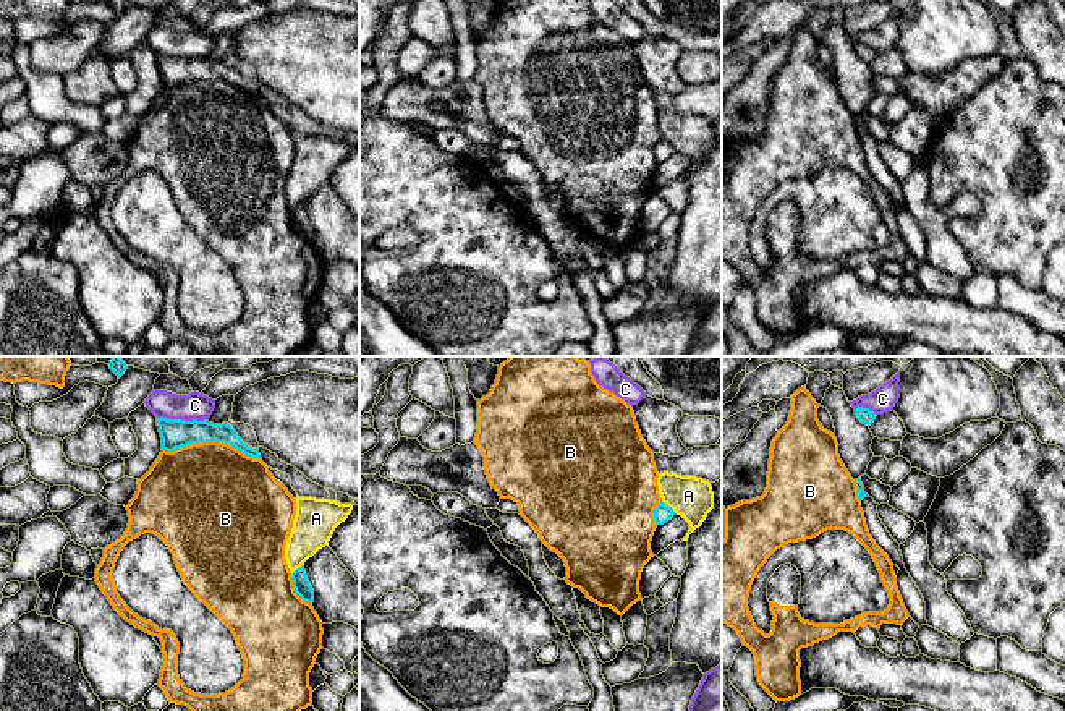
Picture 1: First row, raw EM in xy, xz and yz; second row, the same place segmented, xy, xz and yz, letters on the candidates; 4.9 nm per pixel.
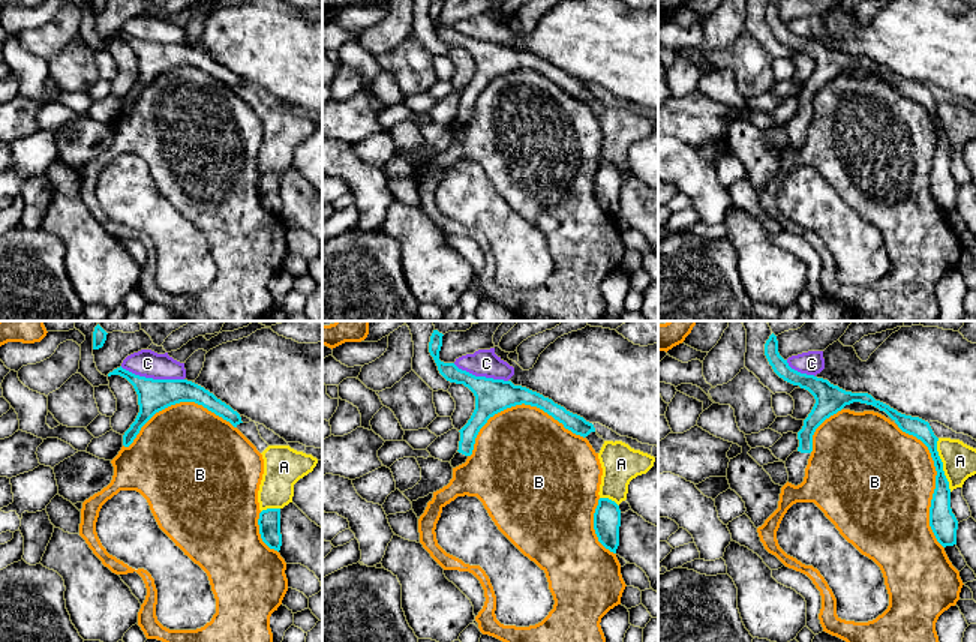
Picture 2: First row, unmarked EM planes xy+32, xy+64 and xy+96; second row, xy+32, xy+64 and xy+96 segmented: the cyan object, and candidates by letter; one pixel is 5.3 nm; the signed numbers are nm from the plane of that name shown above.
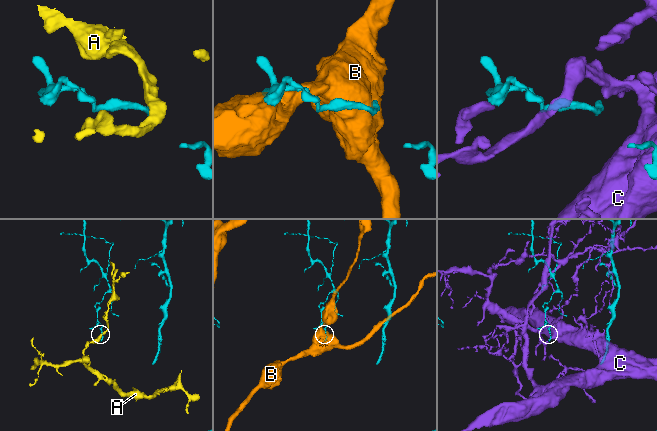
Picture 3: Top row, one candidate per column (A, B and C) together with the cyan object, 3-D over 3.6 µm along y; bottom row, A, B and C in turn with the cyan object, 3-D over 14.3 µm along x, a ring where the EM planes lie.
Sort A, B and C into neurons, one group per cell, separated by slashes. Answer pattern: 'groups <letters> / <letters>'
groups A / B / C

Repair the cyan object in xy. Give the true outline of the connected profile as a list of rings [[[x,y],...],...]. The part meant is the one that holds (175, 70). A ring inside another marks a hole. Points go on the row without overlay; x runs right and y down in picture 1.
[[[157,55],[157,63],[162,75],[162,86],[167,89],[199,79],[223,79],[248,94],[261,96],[259,84],[248,84],[228,60],[214,62],[207,57],[183,58]]]

